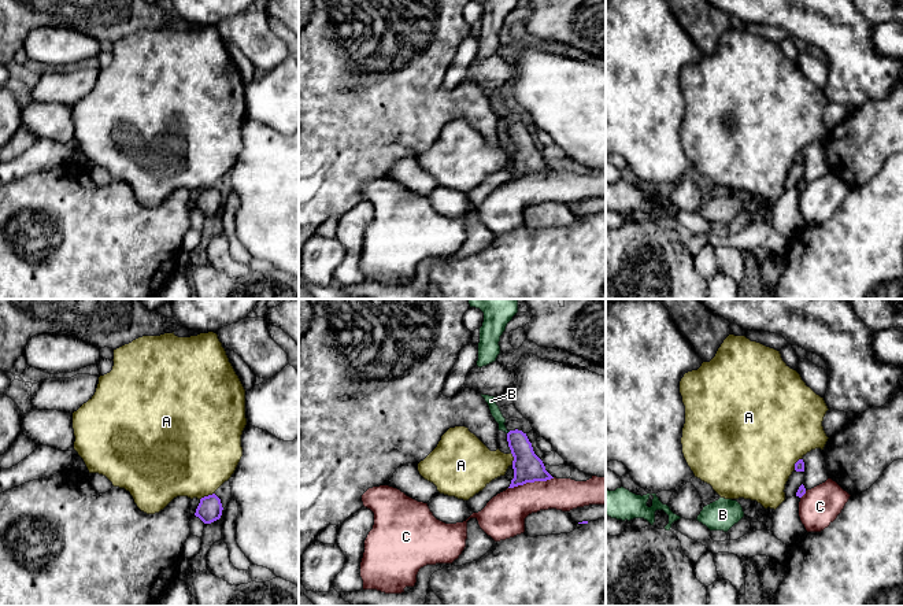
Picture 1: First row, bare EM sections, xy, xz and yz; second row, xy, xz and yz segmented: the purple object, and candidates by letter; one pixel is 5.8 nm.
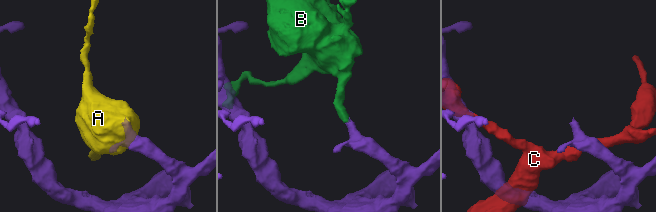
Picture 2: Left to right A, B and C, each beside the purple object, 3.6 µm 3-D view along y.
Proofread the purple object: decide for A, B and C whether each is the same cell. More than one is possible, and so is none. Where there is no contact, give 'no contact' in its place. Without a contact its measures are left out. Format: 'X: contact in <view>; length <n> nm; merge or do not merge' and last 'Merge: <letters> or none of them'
A: contact in xy; length 100 nm; do not merge
B: contact in xz; length 30 nm; merge
C: contact in xz; length 280 nm; do not merge
Merge: B

